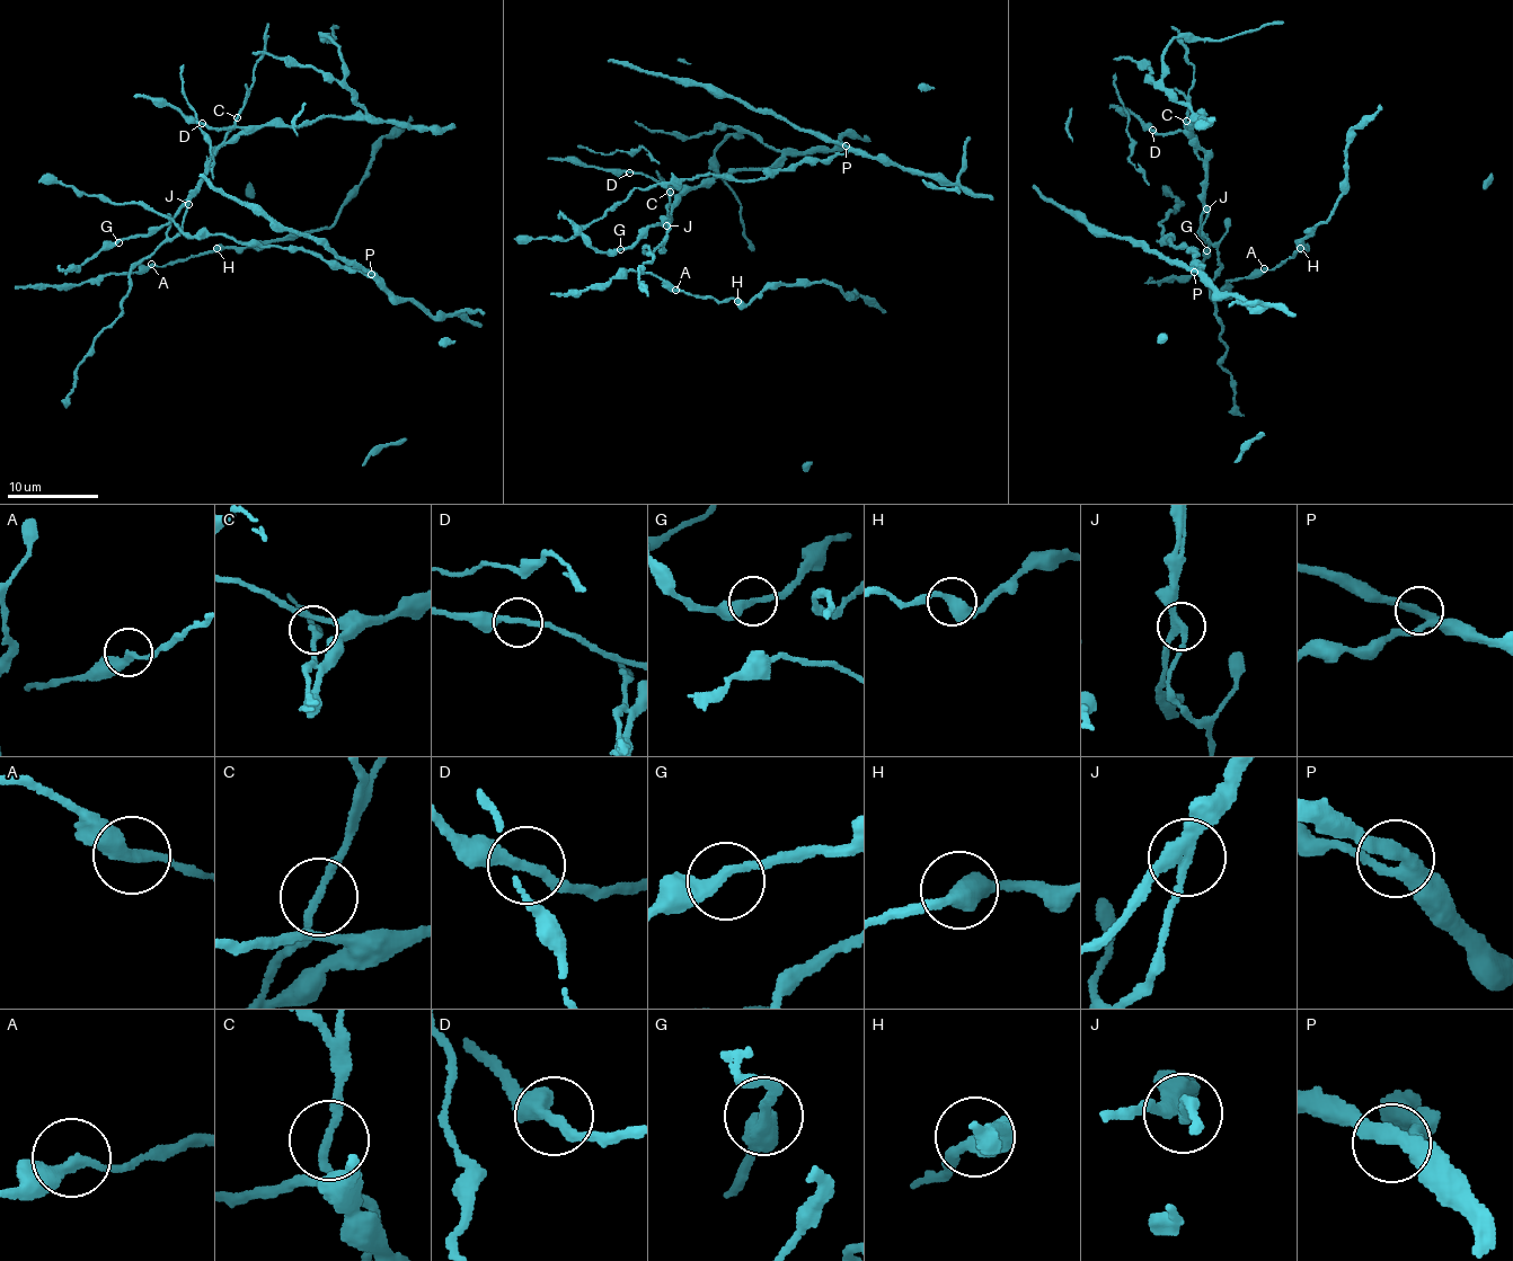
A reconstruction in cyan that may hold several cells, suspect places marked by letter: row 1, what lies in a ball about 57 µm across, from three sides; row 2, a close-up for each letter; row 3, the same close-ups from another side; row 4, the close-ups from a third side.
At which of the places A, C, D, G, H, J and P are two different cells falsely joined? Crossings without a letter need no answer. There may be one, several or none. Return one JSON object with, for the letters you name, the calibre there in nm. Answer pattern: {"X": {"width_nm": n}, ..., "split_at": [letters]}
{"C": {"width_nm": 180}, "J": {"width_nm": 280}, "split_at": ["C", "J"]}

